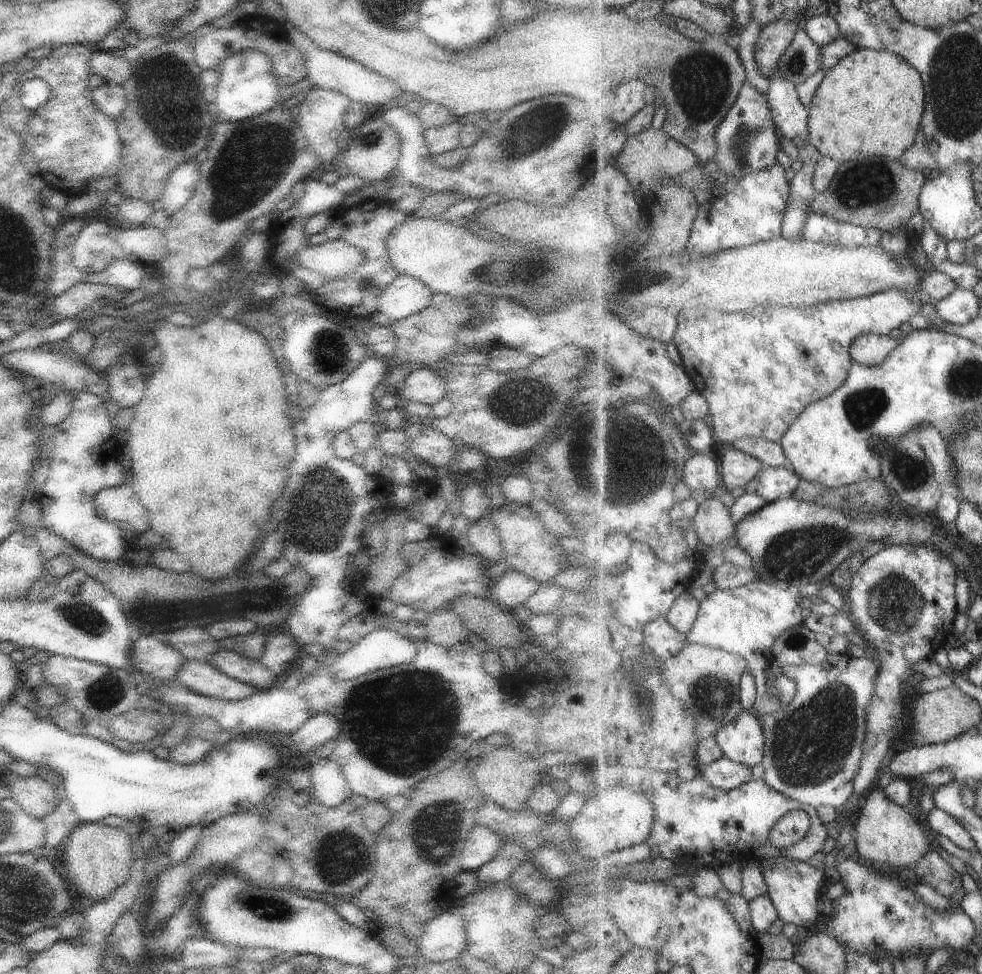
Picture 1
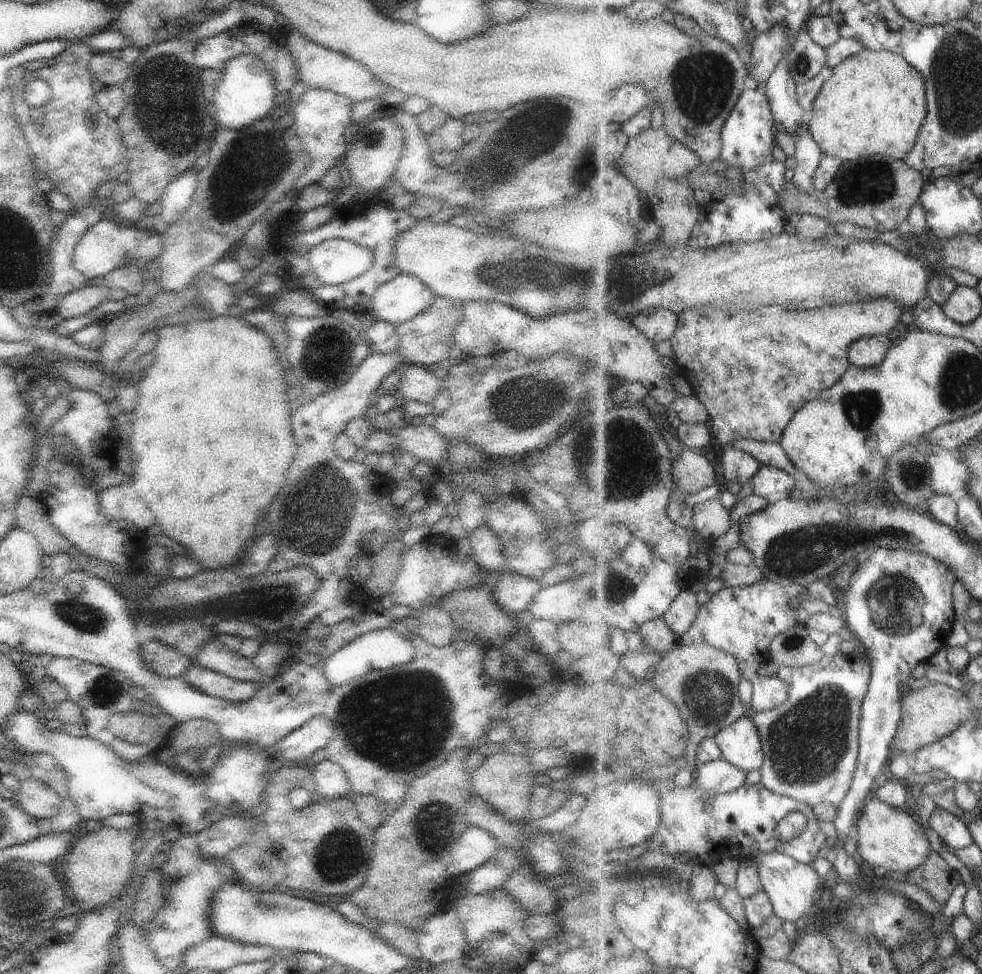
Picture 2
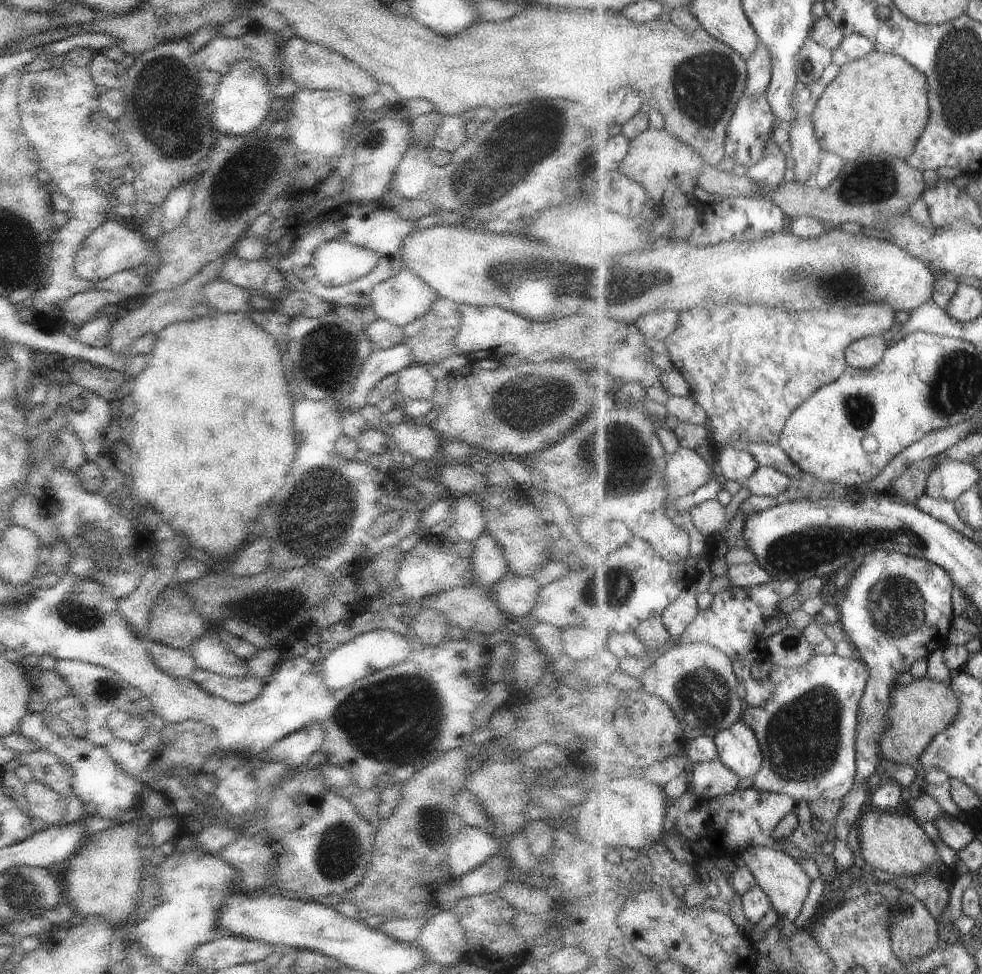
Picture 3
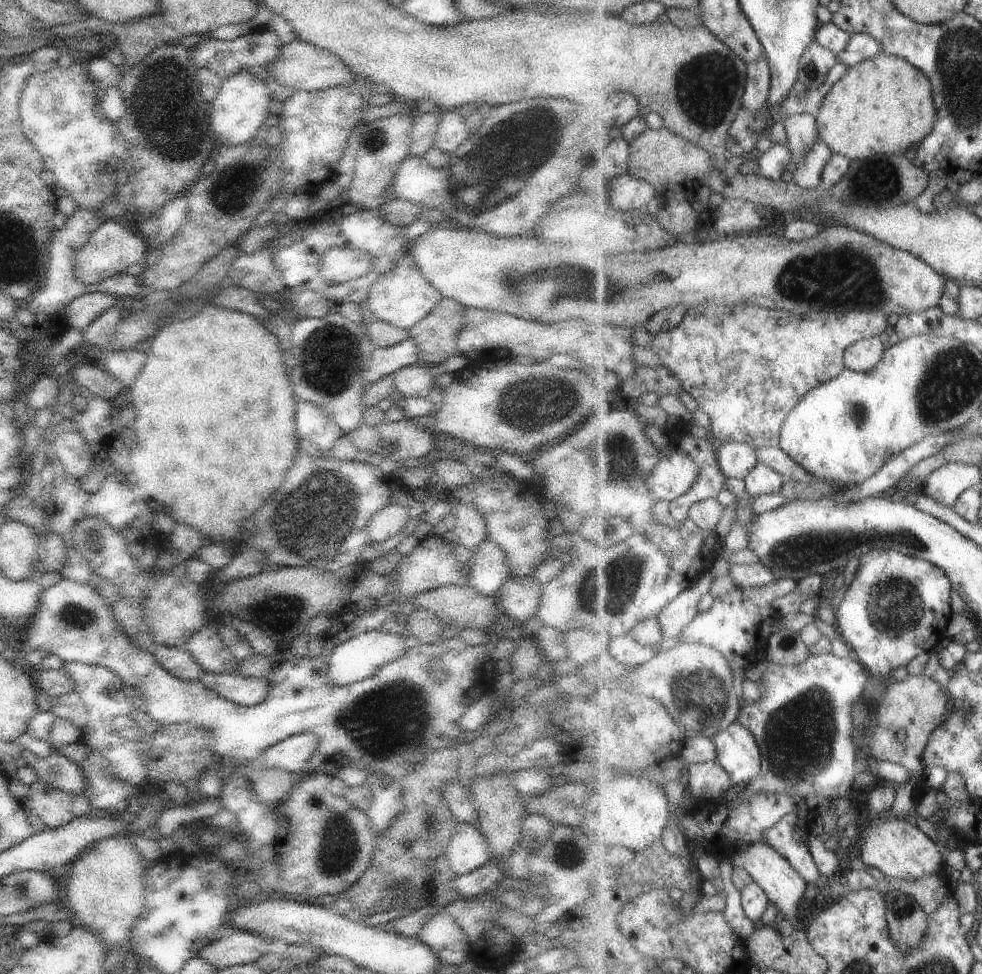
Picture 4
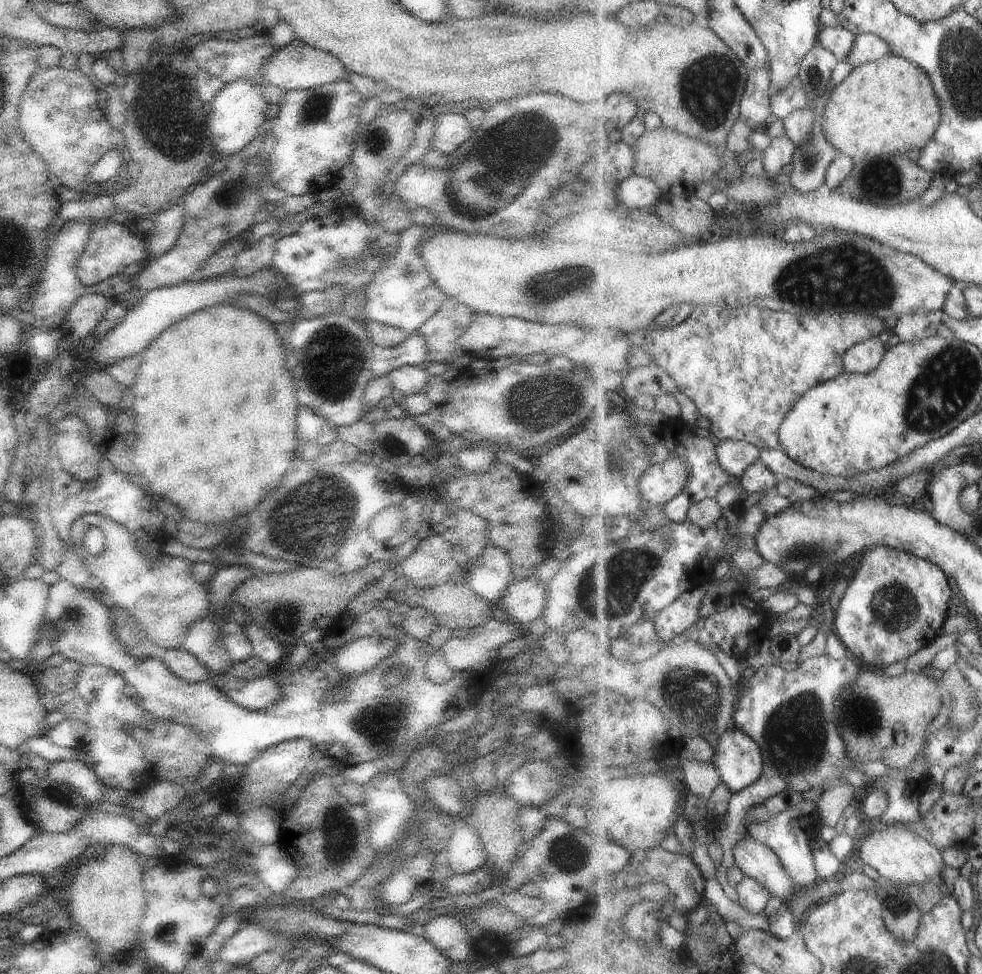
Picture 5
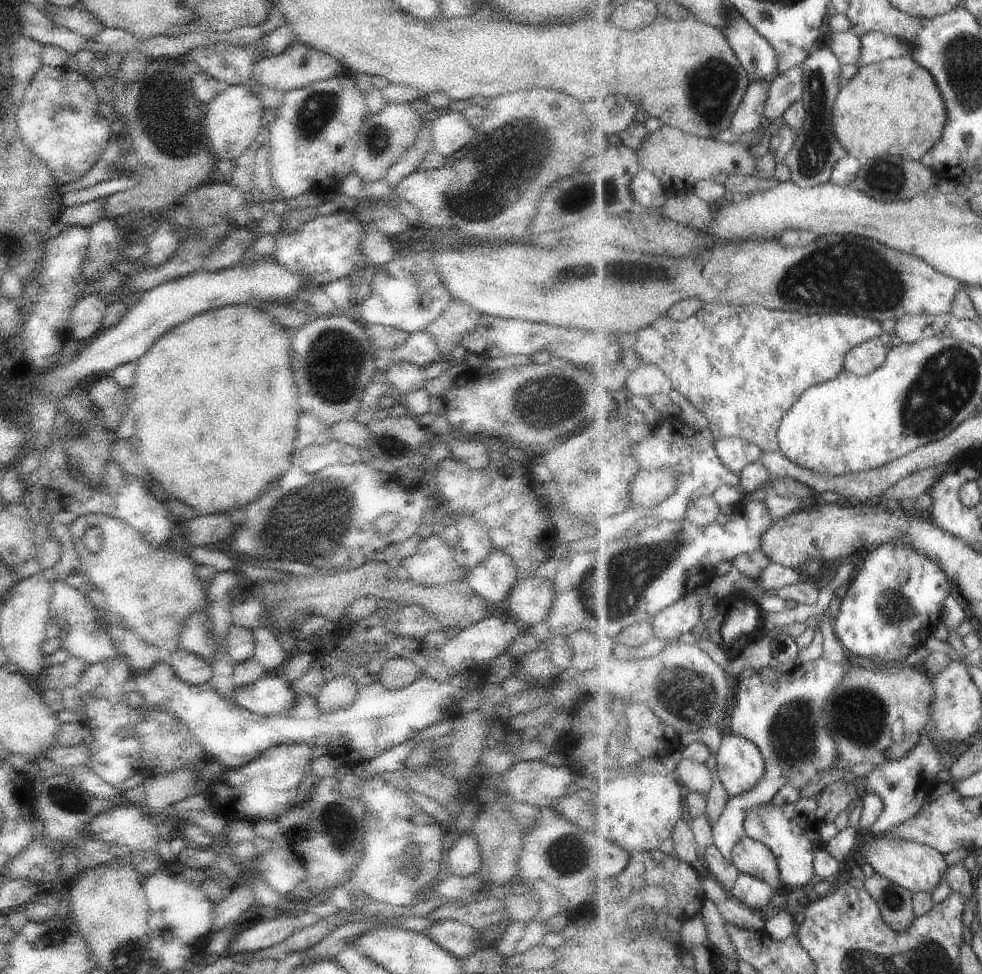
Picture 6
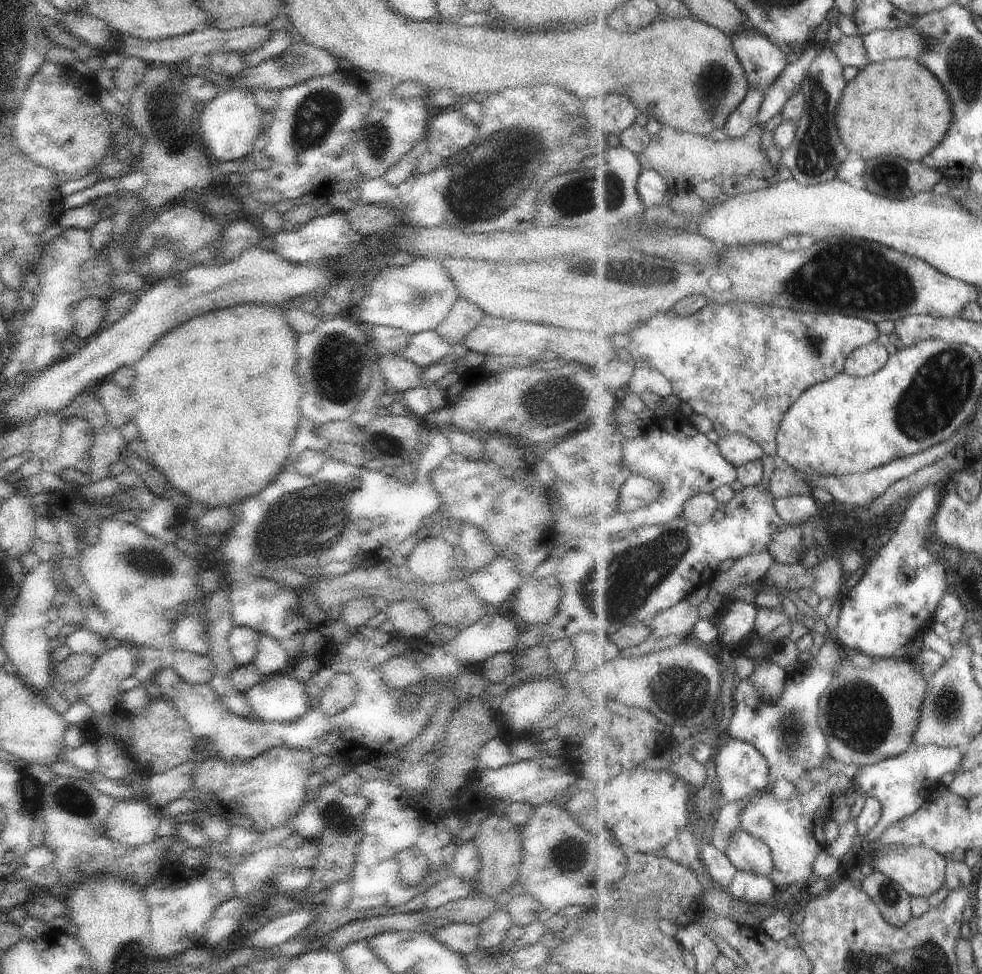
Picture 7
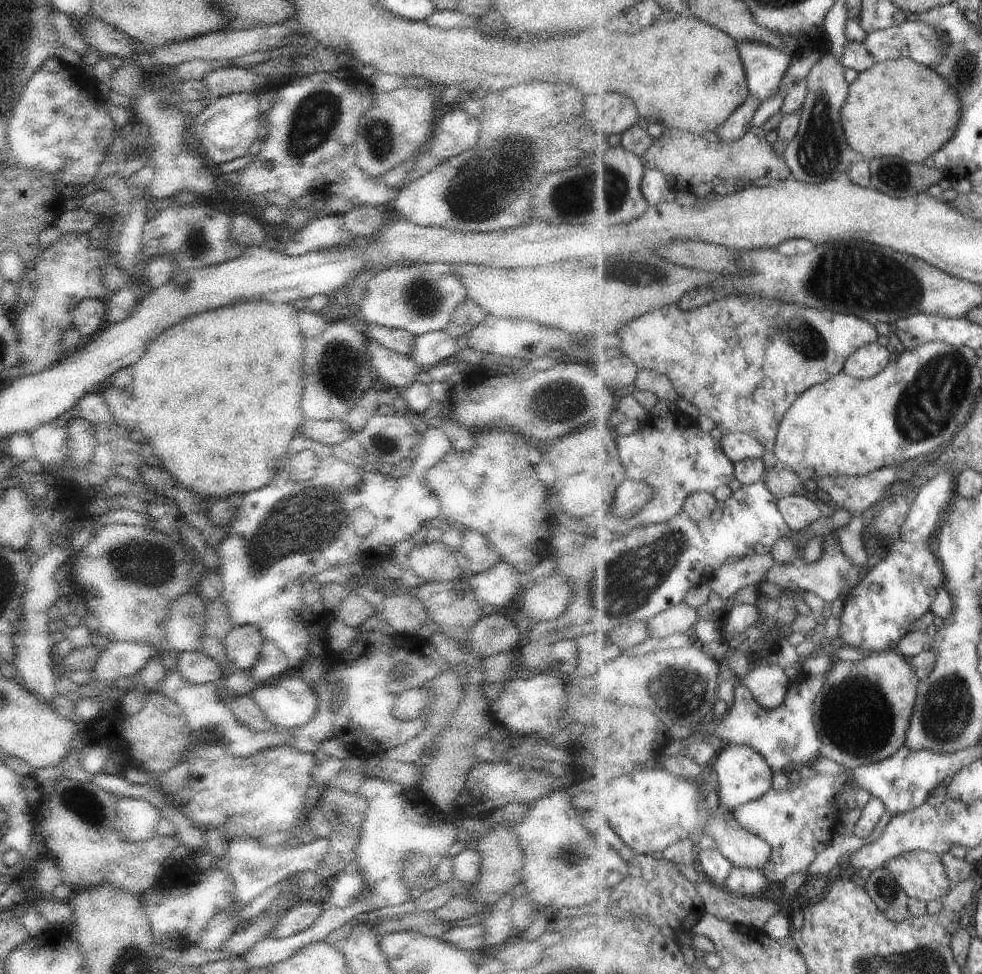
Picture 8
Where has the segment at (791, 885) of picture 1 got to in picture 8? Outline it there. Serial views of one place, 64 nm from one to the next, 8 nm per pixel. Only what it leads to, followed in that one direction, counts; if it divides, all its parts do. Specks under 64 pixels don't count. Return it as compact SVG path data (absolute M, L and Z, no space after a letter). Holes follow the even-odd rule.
M640 770L630 772L625 776L617 777L615 780L610 780L598 789L602 798L602 807L604 808L609 824L613 830L622 836L622 839L630 846L637 855L651 855L655 852L663 852L668 846L689 838L693 834L702 833L708 834L713 838L714 846L719 849L719 852L726 856L735 867L747 867L748 869L764 869L768 862L772 859L772 846L763 840L760 836L749 832L745 827L742 827L734 813L720 806L718 809L707 810L704 807L704 789L705 785L694 781L693 779L683 778L674 775L668 770Z

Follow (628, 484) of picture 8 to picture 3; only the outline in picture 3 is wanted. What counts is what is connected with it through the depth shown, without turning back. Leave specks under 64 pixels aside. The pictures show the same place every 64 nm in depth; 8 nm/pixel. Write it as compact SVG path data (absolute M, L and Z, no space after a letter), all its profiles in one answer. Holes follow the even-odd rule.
M679 446L664 470L669 504L707 484L715 476L712 467L697 451Z

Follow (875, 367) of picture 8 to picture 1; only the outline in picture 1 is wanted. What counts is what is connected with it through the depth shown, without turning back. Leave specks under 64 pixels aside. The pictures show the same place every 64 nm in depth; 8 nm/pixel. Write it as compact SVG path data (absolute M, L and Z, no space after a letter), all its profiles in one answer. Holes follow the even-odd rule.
M861 335L850 348L853 362L865 366L875 366L884 362L899 346L900 339L893 339L888 335Z

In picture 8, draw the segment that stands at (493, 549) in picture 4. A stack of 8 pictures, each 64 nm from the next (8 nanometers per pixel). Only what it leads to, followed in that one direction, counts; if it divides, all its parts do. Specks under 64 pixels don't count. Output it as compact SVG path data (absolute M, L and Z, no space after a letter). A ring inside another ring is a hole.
M499 560L491 568L471 575L467 584L481 605L503 608L524 589L520 578L521 574L511 563Z

